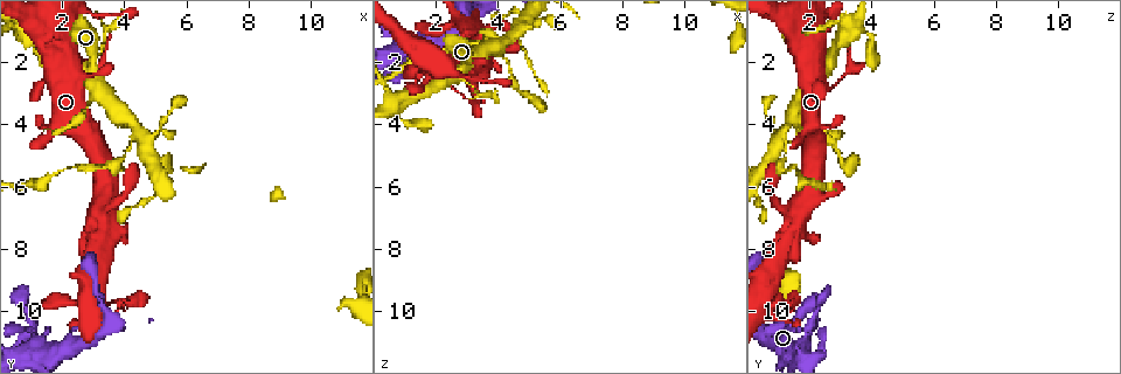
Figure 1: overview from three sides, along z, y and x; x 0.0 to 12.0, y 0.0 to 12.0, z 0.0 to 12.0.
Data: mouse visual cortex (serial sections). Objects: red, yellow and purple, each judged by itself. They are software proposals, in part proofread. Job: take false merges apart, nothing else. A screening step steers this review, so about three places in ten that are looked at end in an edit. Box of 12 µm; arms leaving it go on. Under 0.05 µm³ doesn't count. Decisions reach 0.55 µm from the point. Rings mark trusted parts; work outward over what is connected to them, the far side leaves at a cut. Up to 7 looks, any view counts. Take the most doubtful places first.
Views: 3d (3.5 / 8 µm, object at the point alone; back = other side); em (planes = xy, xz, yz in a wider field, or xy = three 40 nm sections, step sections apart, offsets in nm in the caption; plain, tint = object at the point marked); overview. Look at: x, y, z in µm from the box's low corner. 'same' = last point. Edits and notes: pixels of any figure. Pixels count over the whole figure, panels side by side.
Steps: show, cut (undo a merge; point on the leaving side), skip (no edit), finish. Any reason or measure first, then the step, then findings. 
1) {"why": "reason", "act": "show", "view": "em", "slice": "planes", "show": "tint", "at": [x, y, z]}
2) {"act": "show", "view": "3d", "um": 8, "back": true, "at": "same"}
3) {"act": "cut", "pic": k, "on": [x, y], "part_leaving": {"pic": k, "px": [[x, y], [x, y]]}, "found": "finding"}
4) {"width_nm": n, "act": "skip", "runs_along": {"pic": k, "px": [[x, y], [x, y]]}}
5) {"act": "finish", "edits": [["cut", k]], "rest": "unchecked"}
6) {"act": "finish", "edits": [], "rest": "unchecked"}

{"why": "narrows sharply", "act": "show", "view": "3d", "um": 8, "at": [3.7, 9.8, 1.2]}

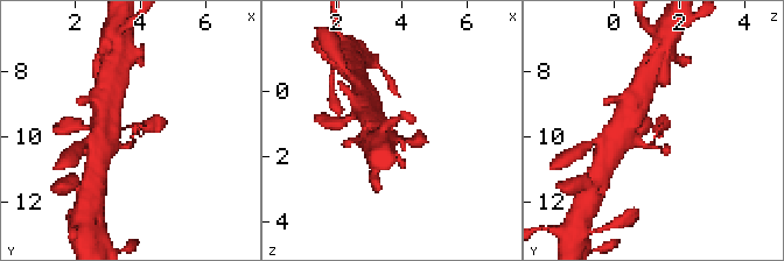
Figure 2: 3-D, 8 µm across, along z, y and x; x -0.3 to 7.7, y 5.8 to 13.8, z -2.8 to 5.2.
{"why": "zoom in", "act": "show", "view": "3d", "um": 3.5, "at": [3.7, 9.9, 1.3]}

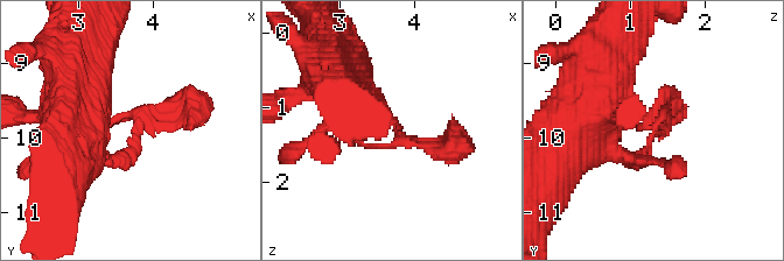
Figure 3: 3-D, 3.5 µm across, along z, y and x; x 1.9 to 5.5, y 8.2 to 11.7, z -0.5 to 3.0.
{"why": "now the EM", "act": "show", "view": "em", "slice": "xy", "step": 2, "show": "tint", "at": [3.80, 9.85, 1.30]}

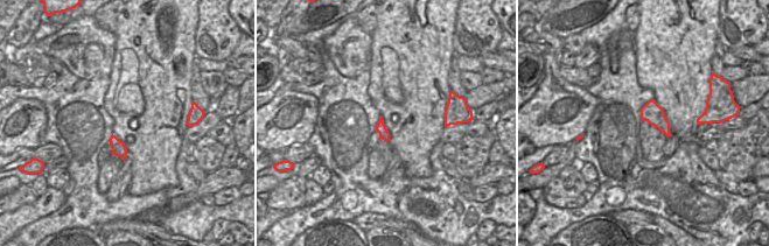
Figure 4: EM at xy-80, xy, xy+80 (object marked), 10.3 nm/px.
{"act": "skip", "runs_along": {"pic": 3, "px": [[354, 89], [400, 136], [454, 136]]}, "found": "continuous, no second cell"}

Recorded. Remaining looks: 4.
{"why": "abrupt turn", "act": "show", "view": "3d", "um": 3.5, "at": [1.0, 10.6, 1.9]}

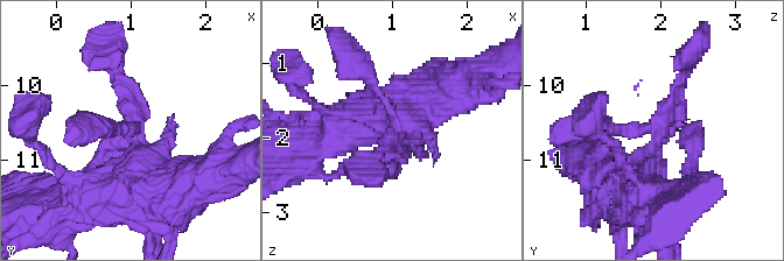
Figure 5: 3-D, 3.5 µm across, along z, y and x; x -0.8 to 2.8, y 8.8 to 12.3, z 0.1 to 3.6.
{"act": "show", "view": "em", "slice": "xy", "step": 3, "show": "tint", "at": [1.10, 10.60, 1.90]}

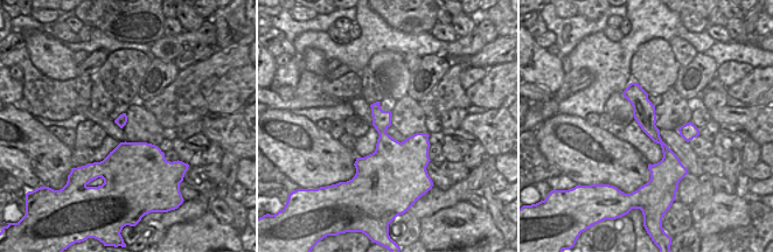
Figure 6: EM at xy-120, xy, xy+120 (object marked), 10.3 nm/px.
{"arms": 3, "arm_widths_nm": [150, 150, 500], "act": "skip", "runs_along": {"pic": 6, "px": [[633, 85], [666, 149], [656, 172]]}, "found": "all the same cell"}

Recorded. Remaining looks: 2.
{"why": "looks like a crossing", "act": "show", "view": "3d", "um": 3.5, "at": [3.0, 2.3, 2.1]}

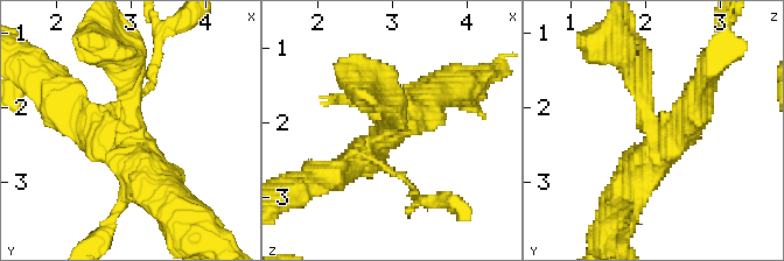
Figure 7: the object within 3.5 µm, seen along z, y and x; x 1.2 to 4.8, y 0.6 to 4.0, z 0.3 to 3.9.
{"arms": 4, "arm_widths_nm": [150, 250, 400, 500], "why": "need the tissue", "act": "show", "view": "em", "slice": "planes", "show": "tint", "at": [2.95, 2.35, 2.15]}

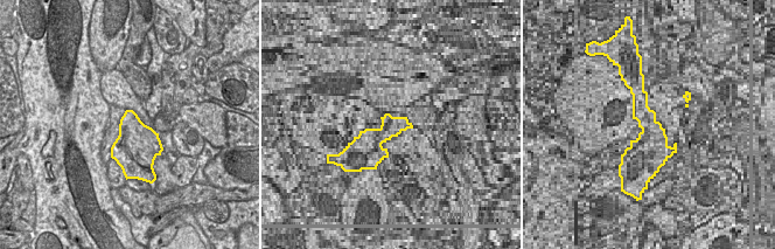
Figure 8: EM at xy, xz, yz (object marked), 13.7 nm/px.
{"act": "skip", "runs_along": {"pic": 7, "px": [[131, 64], [126, 150], [162, 197]]}, "found": "all the same cell"}

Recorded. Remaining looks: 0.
{"act": "finish", "edits": [], "rest": "unchecked"}

